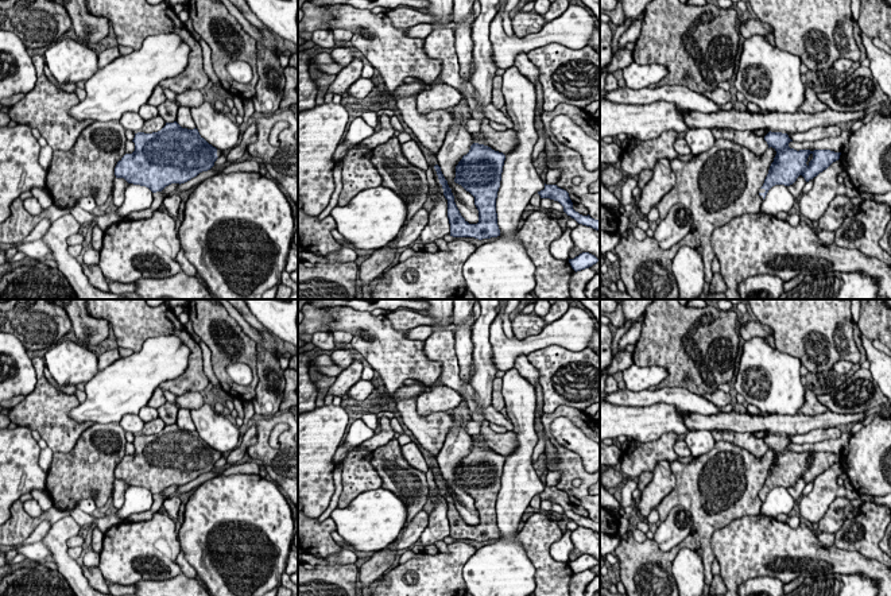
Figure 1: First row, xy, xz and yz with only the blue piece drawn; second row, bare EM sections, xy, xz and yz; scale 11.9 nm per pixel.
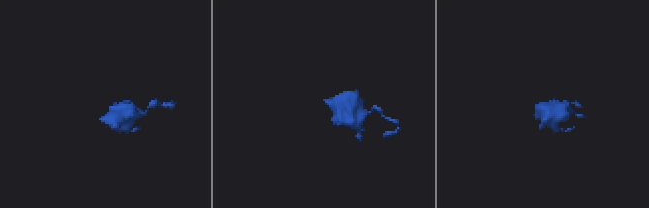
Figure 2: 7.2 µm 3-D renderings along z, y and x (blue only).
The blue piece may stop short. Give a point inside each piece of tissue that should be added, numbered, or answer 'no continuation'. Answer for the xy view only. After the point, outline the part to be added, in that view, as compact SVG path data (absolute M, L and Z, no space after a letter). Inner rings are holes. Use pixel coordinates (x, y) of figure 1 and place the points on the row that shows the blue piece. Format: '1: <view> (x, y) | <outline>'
1: xy (119, 184) | M115 178L113 181L113 205L116 208L120 208L125 198L125 187L128 186L128 182L124 178Z

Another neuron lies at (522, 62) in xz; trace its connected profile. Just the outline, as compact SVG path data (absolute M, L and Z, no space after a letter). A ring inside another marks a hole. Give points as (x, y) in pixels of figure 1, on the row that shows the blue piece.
M520 53L515 57L515 66L527 77L534 85L539 81L539 69L528 59L527 54Z

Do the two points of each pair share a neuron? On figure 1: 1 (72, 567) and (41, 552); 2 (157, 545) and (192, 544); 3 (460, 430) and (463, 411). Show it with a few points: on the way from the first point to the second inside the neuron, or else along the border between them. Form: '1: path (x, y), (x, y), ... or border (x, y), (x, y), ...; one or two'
1: border (39, 541), (49, 550), (50, 557); two
2: border (175, 533), (181, 550); two
3: path (460, 426), (461, 415); one

